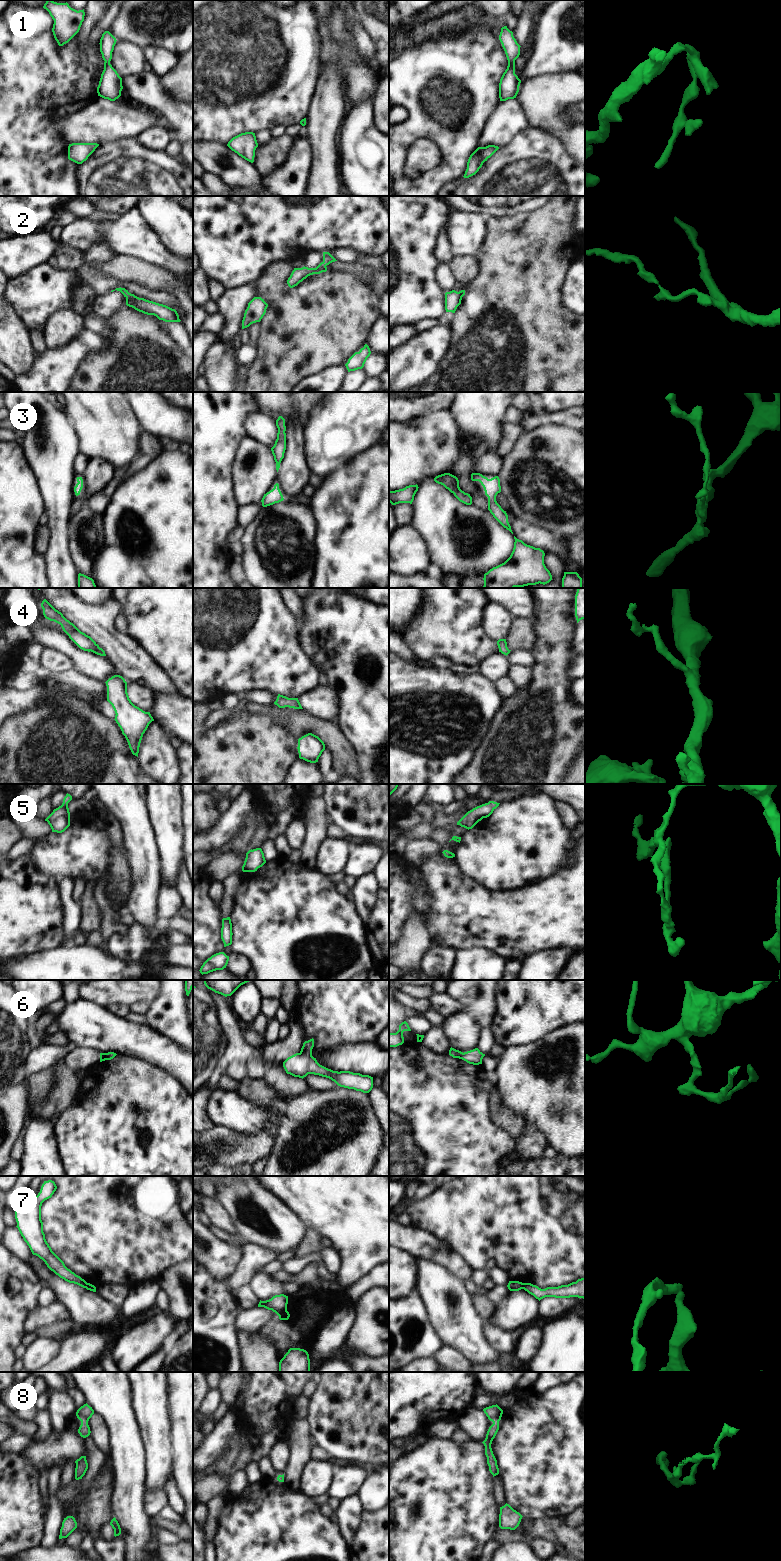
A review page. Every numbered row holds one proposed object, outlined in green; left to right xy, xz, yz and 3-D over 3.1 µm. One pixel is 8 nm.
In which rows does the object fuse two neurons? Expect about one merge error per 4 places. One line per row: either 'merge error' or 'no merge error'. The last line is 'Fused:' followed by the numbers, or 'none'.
1: no merge error
2: no merge error
3: no merge error
4: no merge error
5: no merge error
6: no merge error
7: merge error
8: no merge error
Fused: 7

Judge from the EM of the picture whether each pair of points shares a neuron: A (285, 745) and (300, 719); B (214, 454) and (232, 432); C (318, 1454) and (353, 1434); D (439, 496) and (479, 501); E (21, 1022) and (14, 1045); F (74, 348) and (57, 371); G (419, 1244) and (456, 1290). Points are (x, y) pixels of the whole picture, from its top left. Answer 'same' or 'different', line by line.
A: different
B: same
C: different
D: different
E: same
F: same
G: different

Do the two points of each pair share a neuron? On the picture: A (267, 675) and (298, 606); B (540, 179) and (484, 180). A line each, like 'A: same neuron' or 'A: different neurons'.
A: different neurons
B: same neuron

